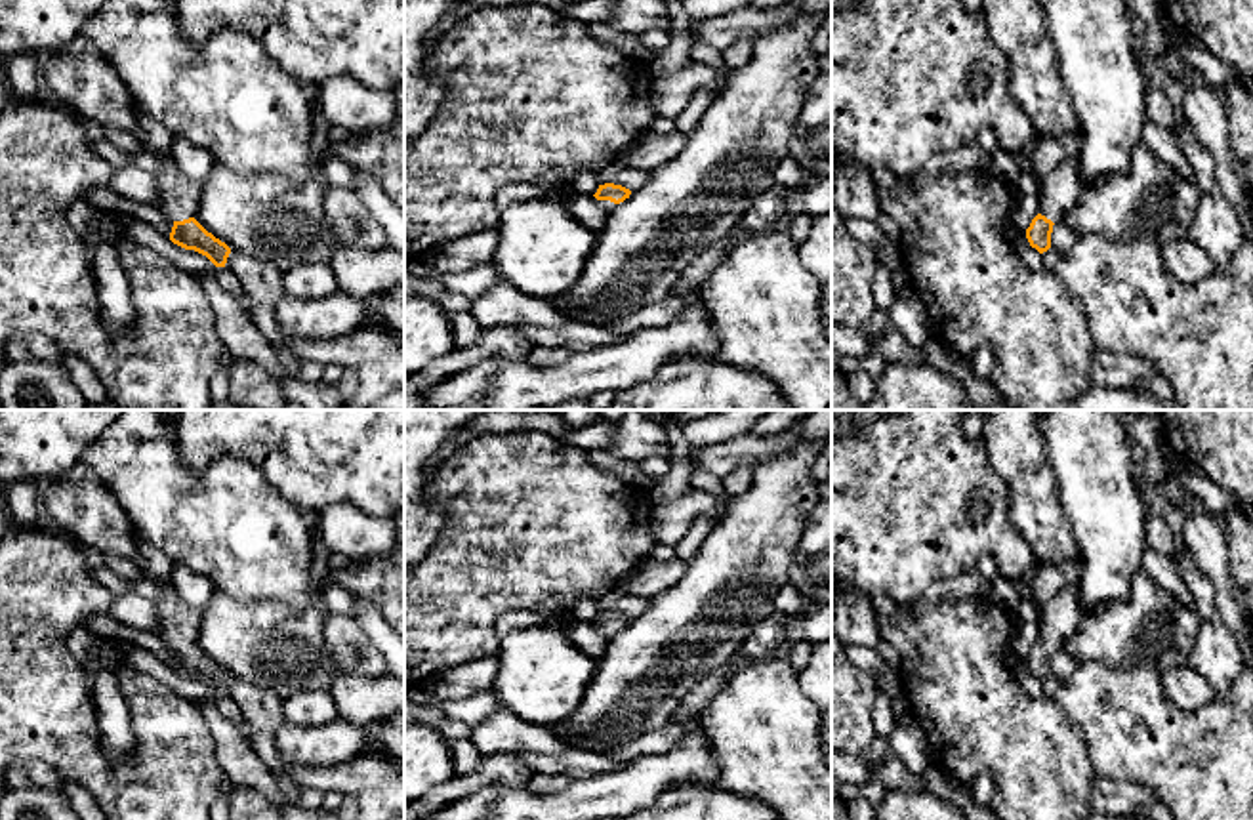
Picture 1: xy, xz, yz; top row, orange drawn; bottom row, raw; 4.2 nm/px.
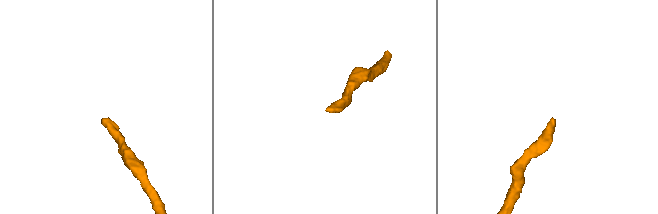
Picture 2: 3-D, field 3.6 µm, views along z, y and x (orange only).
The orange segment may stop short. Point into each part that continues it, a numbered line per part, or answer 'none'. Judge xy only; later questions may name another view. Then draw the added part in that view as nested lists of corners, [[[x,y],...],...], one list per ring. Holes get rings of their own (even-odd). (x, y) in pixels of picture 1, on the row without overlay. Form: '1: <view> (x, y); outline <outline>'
1: xy (178, 622); outline [[[141,536],[139,553],[143,557],[139,563],[143,578],[158,580],[166,585],[166,593],[154,605],[160,637],[172,648],[193,645],[202,624],[202,610],[179,599],[172,584],[172,570],[175,566],[174,561]]]

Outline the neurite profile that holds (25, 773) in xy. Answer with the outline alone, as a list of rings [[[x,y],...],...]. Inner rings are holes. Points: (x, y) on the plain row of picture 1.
[[[34,757],[15,761],[6,769],[8,789],[23,789],[31,786],[63,789],[65,778],[67,776],[61,774],[53,763],[44,763]]]

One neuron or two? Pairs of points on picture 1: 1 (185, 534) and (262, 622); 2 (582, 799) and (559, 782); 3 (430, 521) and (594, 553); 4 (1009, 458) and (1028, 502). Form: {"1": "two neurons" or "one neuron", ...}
{"1": "two neurons", "2": "two neurons", "3": "two neurons", "4": "one neuron"}

